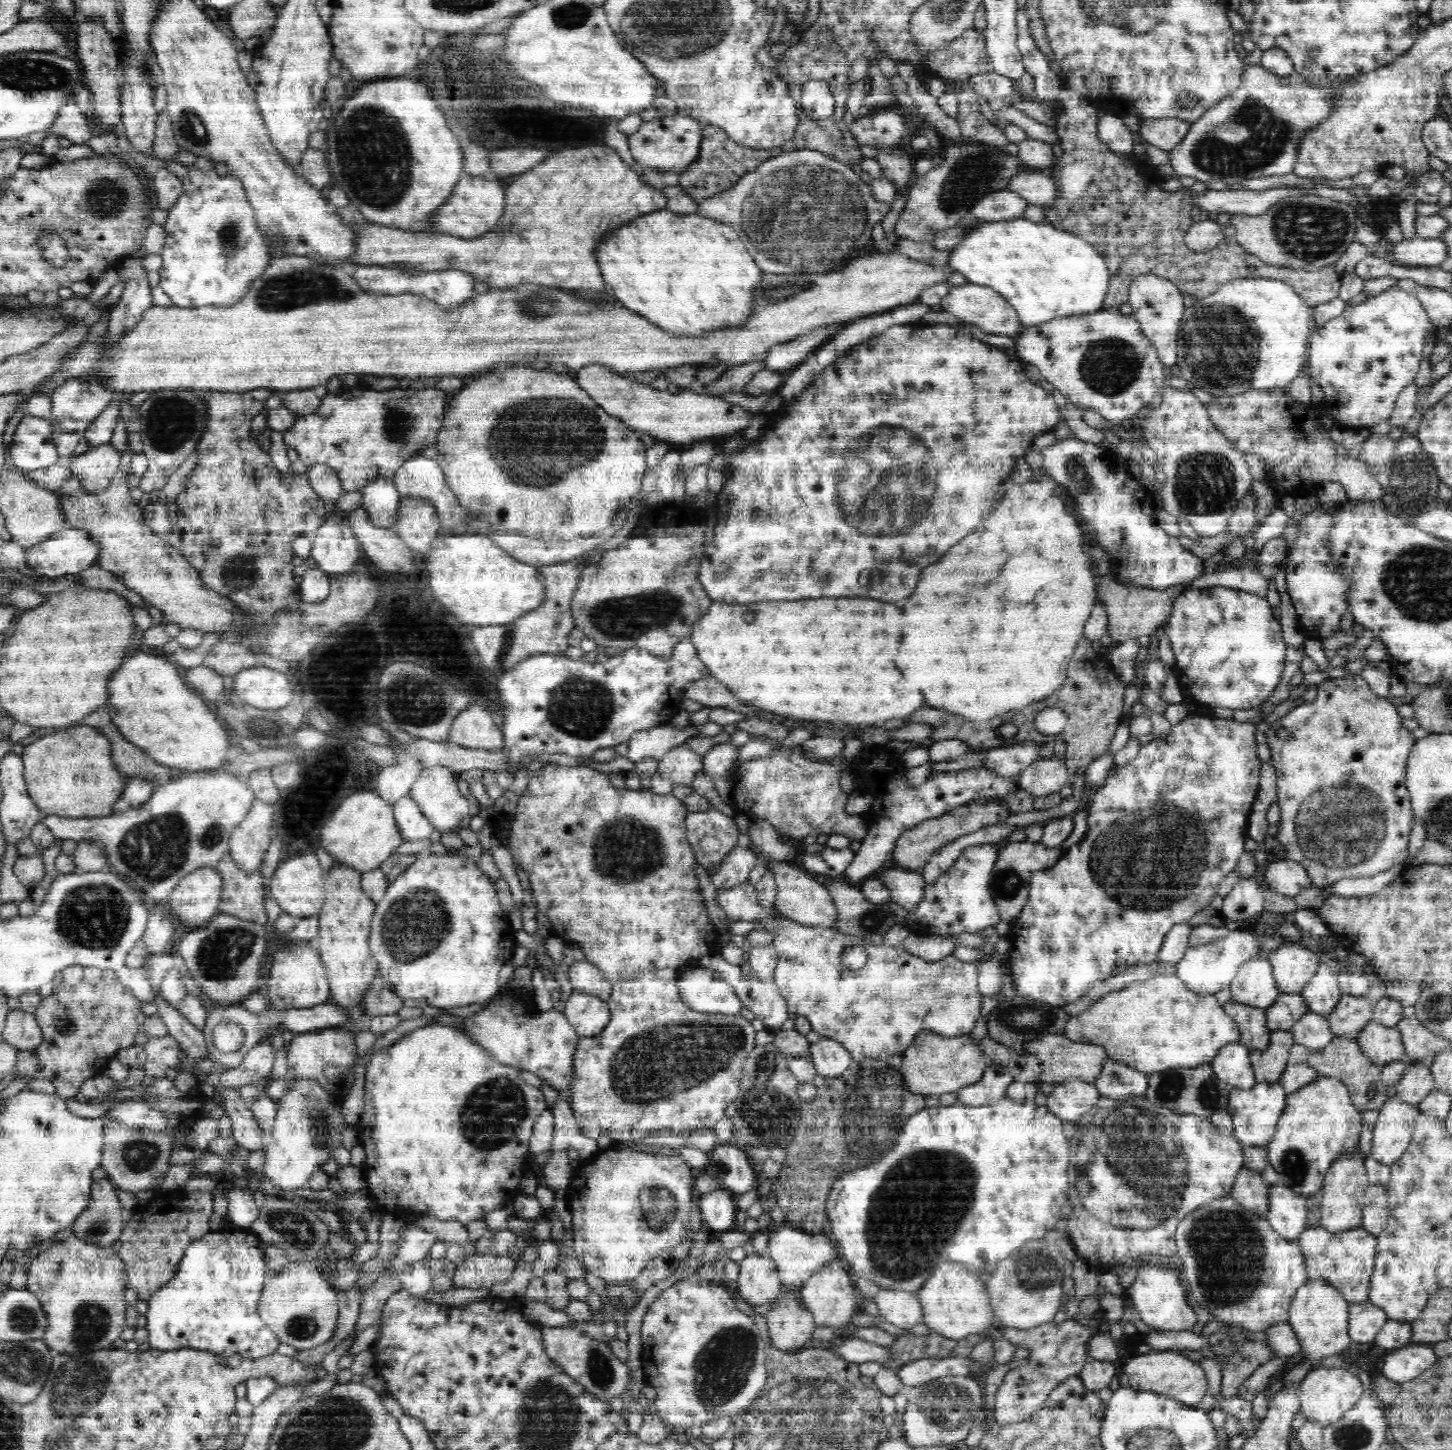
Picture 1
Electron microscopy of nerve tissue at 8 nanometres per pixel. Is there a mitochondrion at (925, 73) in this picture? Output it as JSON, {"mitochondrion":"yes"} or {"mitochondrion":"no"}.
{"mitochondrion":"no"}

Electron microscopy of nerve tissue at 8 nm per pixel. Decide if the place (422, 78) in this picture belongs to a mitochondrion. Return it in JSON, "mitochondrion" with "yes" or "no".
{"mitochondrion":"no"}

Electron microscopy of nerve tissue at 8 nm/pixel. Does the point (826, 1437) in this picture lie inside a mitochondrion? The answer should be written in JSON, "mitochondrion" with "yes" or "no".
{"mitochondrion":"yes"}

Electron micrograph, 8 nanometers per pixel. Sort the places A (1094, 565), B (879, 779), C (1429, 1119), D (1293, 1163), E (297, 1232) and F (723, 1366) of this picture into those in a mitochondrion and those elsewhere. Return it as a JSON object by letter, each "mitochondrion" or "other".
{"A":"other","B":"other","C":"other","D":"mitochondrion","E":"mitochondrion","F":"mitochondrion"}

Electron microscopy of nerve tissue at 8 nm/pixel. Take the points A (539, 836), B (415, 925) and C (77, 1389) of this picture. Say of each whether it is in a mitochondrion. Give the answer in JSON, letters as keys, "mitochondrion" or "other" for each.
{"A":"other","B":"mitochondrion","C":"mitochondrion"}

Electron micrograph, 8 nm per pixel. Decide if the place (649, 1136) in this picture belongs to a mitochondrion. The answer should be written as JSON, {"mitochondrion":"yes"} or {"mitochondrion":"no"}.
{"mitochondrion":"no"}

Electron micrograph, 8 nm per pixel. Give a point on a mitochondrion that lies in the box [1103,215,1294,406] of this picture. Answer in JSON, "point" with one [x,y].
{"point":[1219,346]}

